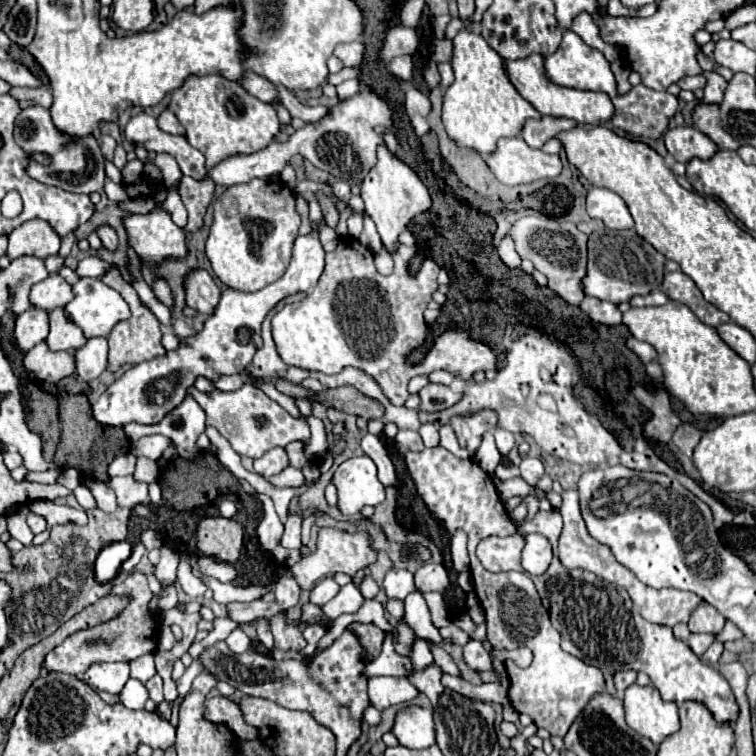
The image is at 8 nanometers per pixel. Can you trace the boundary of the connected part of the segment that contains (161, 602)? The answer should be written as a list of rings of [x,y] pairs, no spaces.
[[[175,585],[161,588],[158,594],[158,605],[160,610],[173,609],[179,603]]]

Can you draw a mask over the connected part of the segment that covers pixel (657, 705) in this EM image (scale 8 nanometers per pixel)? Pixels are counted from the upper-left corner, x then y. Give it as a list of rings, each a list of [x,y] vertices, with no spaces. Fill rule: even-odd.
[[[638,684],[628,686],[624,692],[624,710],[626,710],[626,724],[632,730],[638,730],[638,734],[650,738],[656,746],[670,734],[678,732],[678,728],[680,728],[676,704],[664,702],[654,686],[638,686]]]

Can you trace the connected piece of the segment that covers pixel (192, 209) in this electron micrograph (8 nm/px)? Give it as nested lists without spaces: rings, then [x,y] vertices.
[[[192,176],[180,178],[178,194],[188,210],[188,224],[184,228],[186,232],[196,232],[202,228],[206,208],[214,198],[214,190],[216,184],[210,178],[202,178],[202,180],[194,180]]]

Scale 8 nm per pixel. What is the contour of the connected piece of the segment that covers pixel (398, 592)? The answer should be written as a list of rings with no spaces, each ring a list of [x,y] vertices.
[[[392,568],[386,578],[384,578],[384,590],[388,598],[398,598],[404,600],[410,592],[414,592],[414,576],[408,570],[396,570]]]

